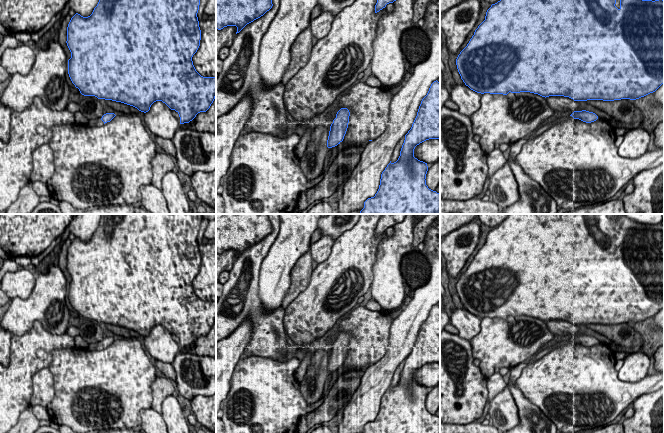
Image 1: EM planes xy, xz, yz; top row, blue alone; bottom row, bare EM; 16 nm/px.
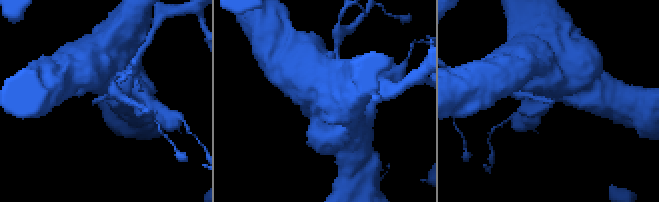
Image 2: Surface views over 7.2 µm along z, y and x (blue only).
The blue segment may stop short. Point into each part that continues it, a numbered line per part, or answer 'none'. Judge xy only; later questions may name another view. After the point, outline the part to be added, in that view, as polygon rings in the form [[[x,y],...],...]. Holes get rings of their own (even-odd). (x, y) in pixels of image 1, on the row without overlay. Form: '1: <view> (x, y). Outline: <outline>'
1: xy (93, 346). Outline: [[[91,343],[91,344],[89,344],[89,346],[87,348],[88,351],[99,351],[99,350],[103,350],[103,349],[104,349],[104,346],[101,343],[99,343],[99,344]]]

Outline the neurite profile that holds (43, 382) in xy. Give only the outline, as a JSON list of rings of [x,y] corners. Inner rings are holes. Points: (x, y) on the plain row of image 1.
[[[49,368],[37,371],[32,377],[33,394],[31,396],[31,406],[41,405],[47,407],[55,395],[54,378]]]

